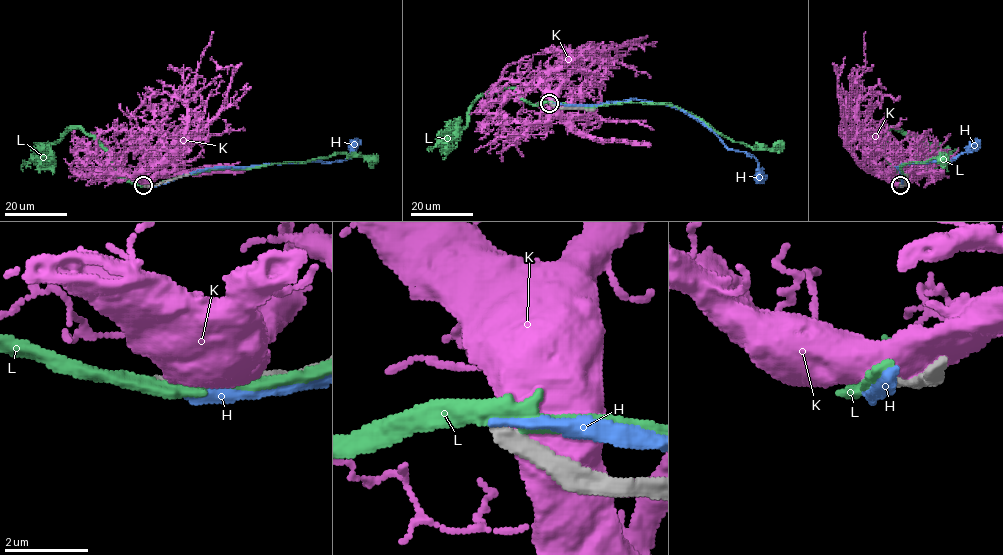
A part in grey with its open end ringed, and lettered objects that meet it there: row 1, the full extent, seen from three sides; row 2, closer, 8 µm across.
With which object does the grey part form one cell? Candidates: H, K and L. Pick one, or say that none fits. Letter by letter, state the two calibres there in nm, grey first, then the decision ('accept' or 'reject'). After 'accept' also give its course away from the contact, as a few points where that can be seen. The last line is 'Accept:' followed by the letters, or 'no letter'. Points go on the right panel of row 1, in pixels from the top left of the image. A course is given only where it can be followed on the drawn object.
H: calibres 340 and 300 nm; reject
K: calibres 280 and 900 nm; reject
L: calibres 360 and 380 nm; reject
Accept: no letter

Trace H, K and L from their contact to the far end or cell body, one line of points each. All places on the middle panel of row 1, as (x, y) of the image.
H: (550, 103), (596, 105), (646, 100), (677, 107), (705, 124), (727, 147), (753, 156), (763, 182)
K: (553, 105), (544, 84), (548, 74), (592, 50), (616, 50), (640, 39), (617, 47)
L: (551, 103), (580, 107), (619, 103), (670, 105), (702, 119), (732, 140), (754, 148), (774, 149), (784, 144)

